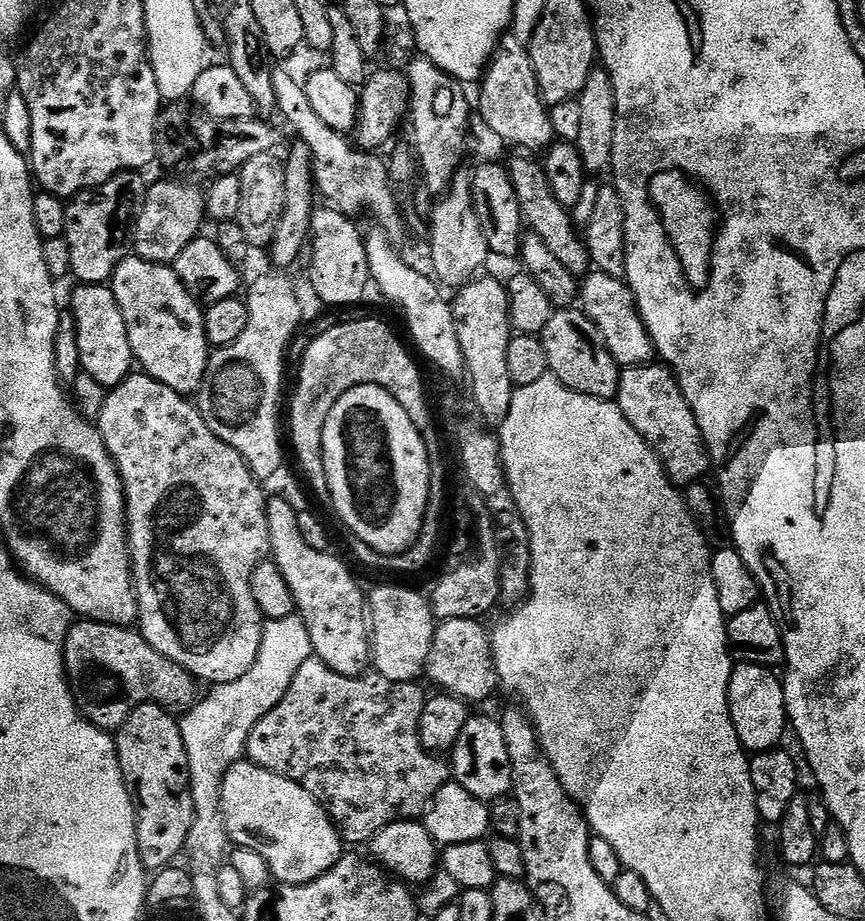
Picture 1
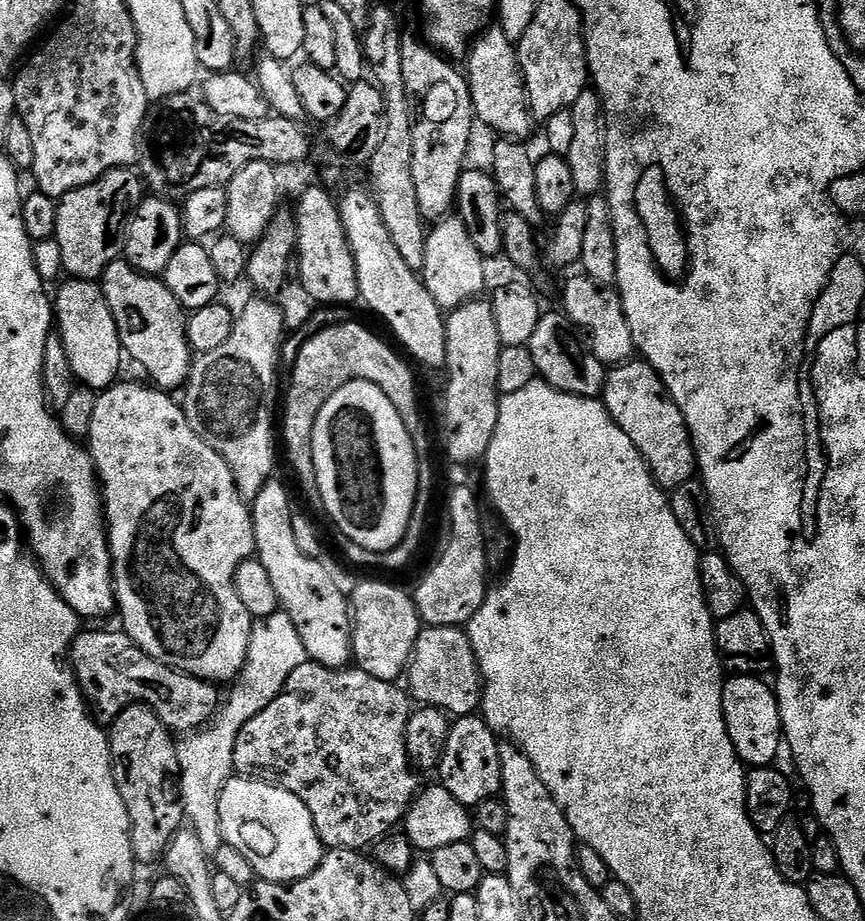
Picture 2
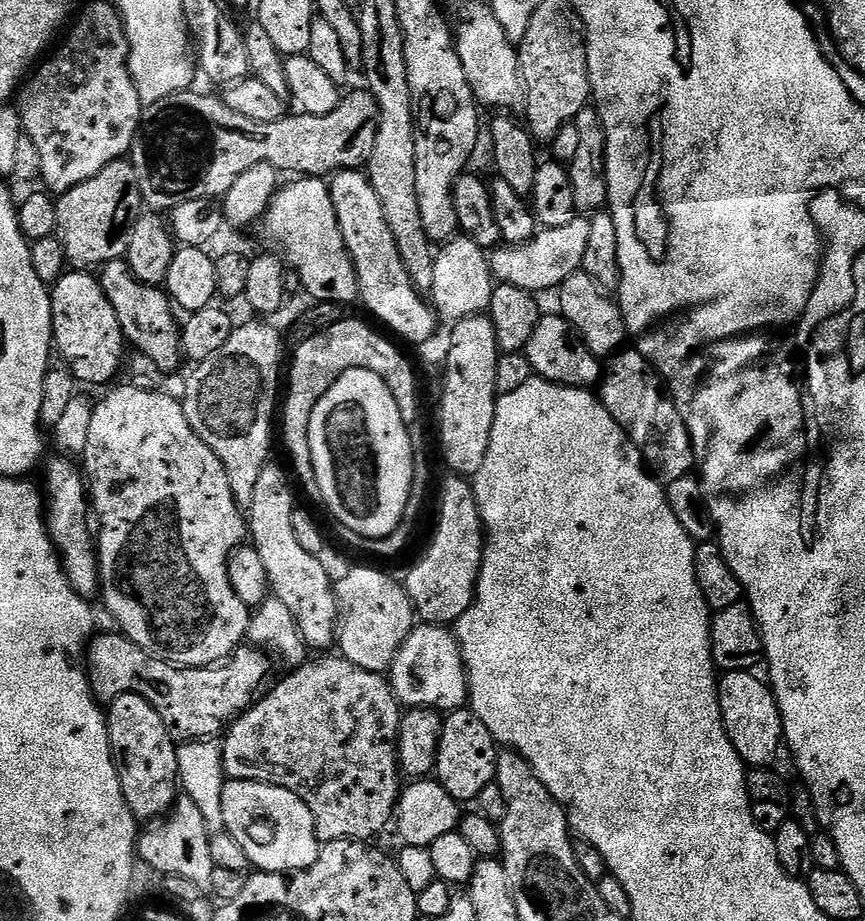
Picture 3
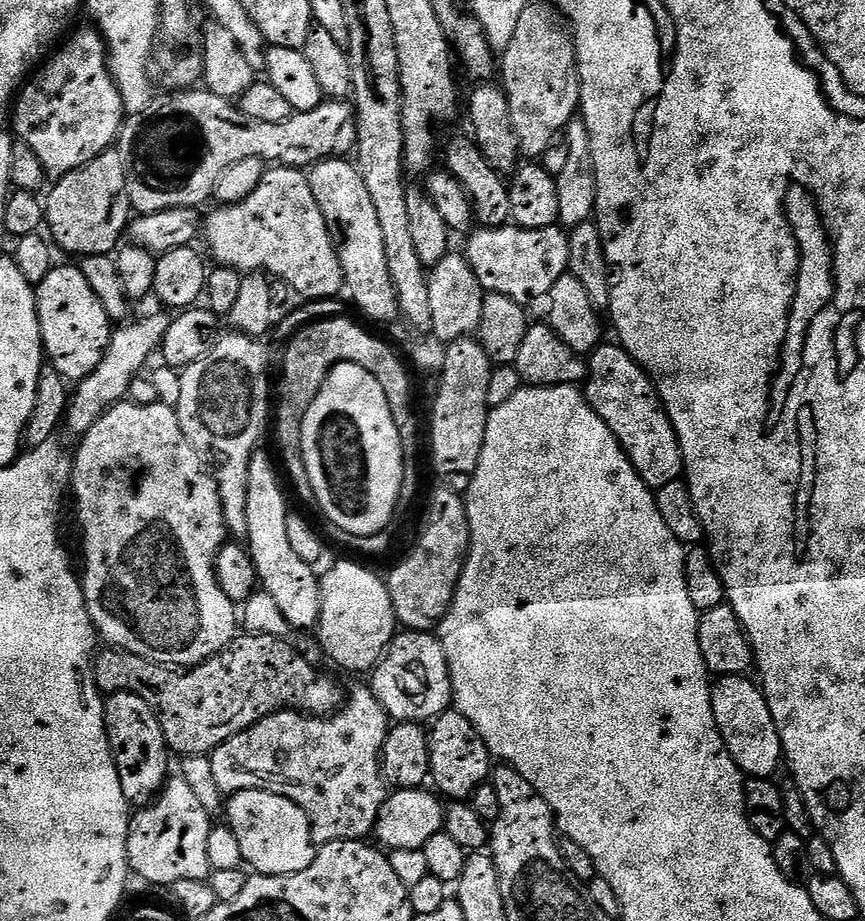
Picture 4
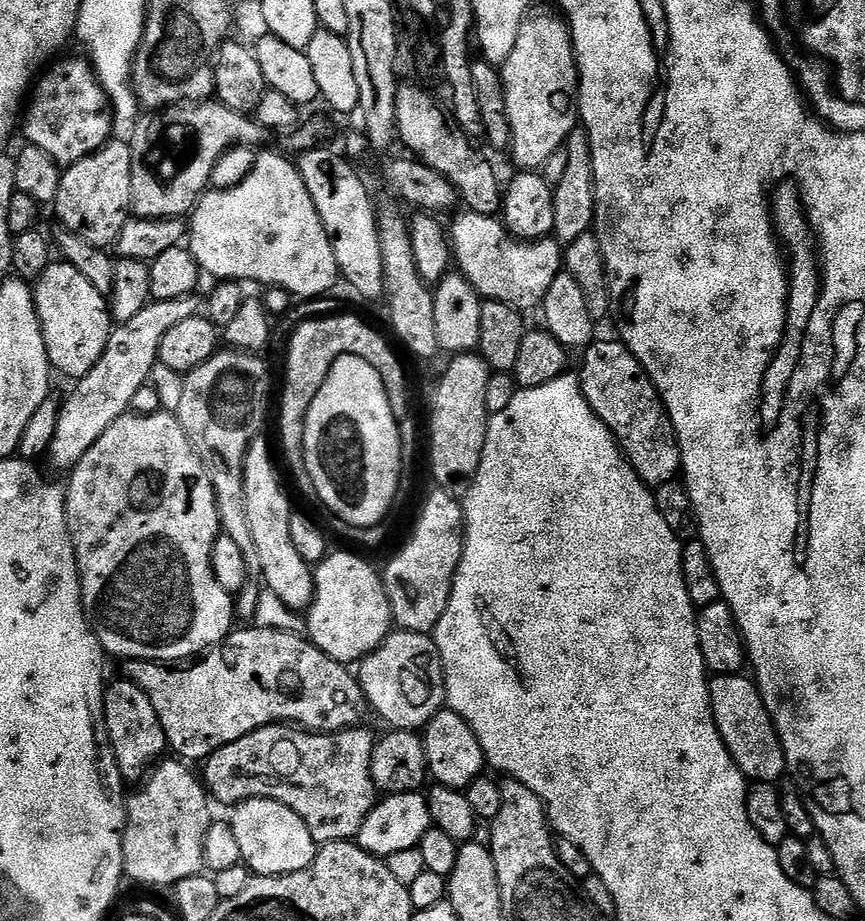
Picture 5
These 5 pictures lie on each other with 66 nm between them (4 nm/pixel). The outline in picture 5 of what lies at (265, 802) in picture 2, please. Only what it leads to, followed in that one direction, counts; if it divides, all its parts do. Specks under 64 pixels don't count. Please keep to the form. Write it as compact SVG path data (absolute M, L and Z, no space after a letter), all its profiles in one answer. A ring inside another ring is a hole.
M243 800L235 805L236 812L230 817L230 823L234 830L234 838L238 838L238 850L243 863L247 864L249 869L258 876L285 876L291 872L302 870L314 862L318 851L318 845L314 838L310 838L310 830L290 806L286 806L277 800Z

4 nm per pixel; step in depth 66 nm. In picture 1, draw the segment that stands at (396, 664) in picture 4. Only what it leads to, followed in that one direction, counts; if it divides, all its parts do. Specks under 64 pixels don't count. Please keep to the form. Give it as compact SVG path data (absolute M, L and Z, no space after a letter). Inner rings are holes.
M470 618L439 621L426 669L427 679L432 679L440 687L437 689L469 702L488 700L500 688L500 675L492 653L492 637L489 629L480 624L483 623L479 619Z

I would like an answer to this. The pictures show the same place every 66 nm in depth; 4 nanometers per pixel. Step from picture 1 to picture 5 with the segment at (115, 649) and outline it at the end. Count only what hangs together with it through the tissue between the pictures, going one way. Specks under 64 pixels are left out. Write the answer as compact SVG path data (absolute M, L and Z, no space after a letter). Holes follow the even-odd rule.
M244 626L241 632L239 630L229 632L228 638L222 641L219 646L203 653L199 659L187 666L169 666L167 663L155 660L126 660L122 664L122 668L124 668L123 675L127 679L133 680L144 691L146 698L150 698L150 702L154 702L154 710L162 722L162 730L168 739L168 748L171 751L176 751L173 753L185 762L193 762L192 760L207 761L209 756L213 756L218 750L222 750L222 746L230 746L230 742L238 742L238 738L271 724L293 724L310 732L341 732L344 728L363 725L365 723L364 715L369 715L370 705L368 699L364 697L364 691L359 679L354 675L353 669L349 665L339 664L334 658L330 658L318 645L312 643L303 635L300 635L301 637L296 635L300 634L283 628Z

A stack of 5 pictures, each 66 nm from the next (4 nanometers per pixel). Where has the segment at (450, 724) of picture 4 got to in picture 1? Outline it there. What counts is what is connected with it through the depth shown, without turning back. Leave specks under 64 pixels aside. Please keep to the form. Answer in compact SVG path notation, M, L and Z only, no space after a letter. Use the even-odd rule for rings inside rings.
M471 715L450 753L450 772L455 783L462 785L480 801L490 804L511 793L513 764L497 717Z

